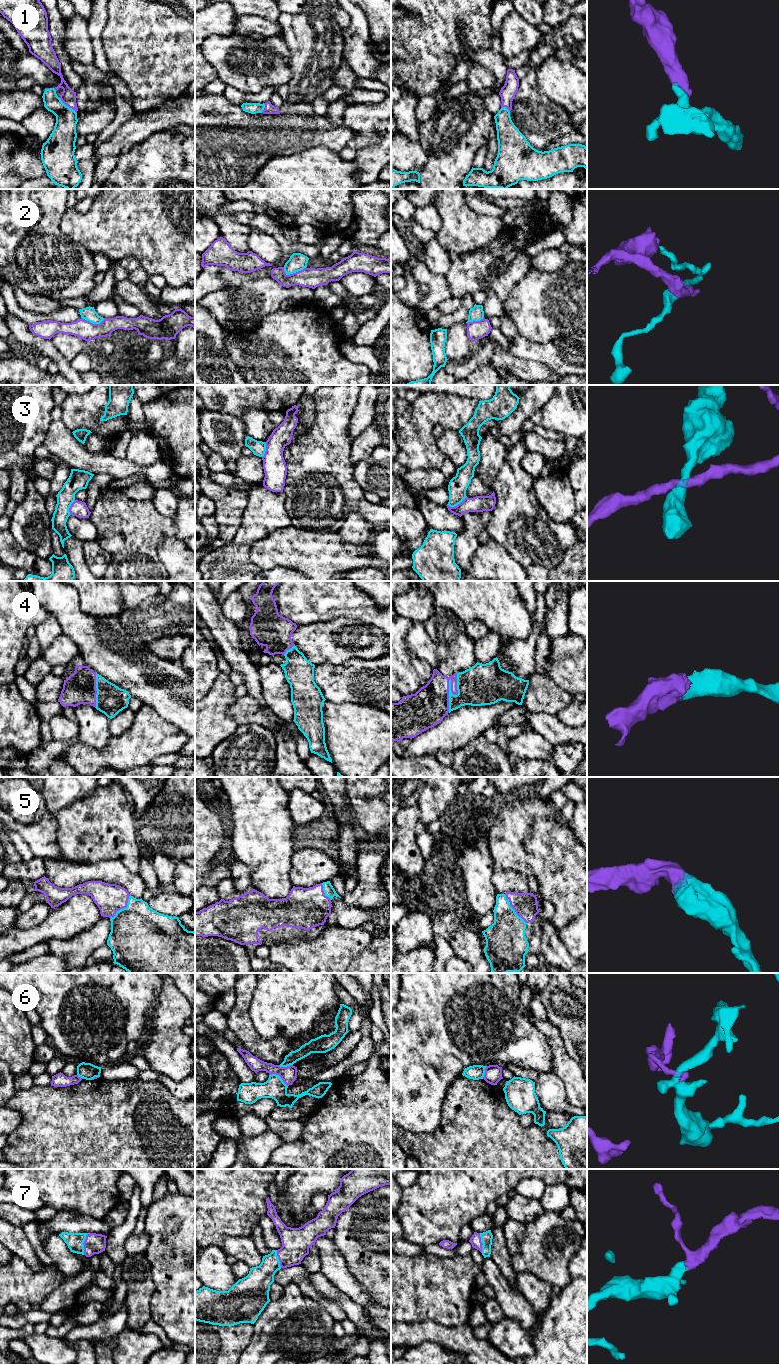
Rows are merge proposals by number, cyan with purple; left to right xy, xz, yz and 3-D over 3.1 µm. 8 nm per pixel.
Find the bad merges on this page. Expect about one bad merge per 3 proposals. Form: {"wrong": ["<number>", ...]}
{"wrong": ["2", "3", "6"]}

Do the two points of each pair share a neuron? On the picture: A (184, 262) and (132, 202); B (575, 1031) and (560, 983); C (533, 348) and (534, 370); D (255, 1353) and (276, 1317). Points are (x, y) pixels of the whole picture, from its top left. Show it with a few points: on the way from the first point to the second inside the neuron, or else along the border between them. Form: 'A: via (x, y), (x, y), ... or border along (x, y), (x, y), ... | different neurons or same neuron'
A: via (177, 247), (147, 217) | same neuron
B: via (564, 1018), (561, 1015), (560, 993) | same neuron
C: border along (512, 353), (518, 357), (533, 360), (555, 372) | different neurons
D: via (264, 1344), (273, 1335), (276, 1326) | same neuron

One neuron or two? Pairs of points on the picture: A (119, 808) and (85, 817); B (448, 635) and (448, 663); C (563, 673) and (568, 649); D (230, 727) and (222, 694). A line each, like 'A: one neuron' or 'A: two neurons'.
A: one neuron
B: one neuron
C: one neuron
D: one neuron

